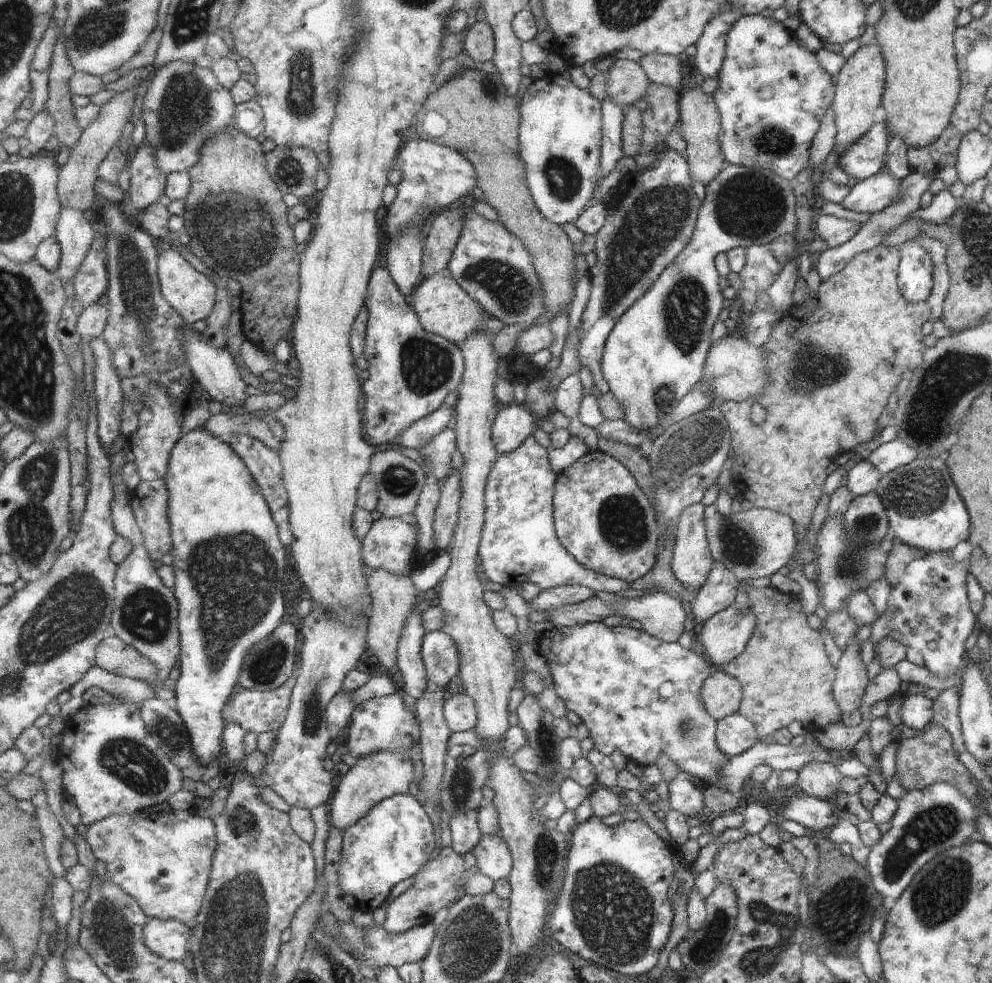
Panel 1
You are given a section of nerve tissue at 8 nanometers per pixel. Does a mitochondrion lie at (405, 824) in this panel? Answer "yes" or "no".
no

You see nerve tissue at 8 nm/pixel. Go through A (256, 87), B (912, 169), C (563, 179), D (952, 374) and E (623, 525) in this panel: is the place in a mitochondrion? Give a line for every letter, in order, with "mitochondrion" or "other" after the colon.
A: other
B: other
C: mitochondrion
D: mitochondrion
E: mitochondrion

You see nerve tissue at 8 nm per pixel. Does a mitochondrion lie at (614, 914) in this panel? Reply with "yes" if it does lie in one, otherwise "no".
yes

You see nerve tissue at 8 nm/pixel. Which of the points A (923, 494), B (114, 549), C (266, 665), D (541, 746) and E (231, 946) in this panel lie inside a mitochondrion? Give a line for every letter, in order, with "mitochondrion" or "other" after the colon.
A: mitochondrion
B: other
C: mitochondrion
D: mitochondrion
E: mitochondrion

